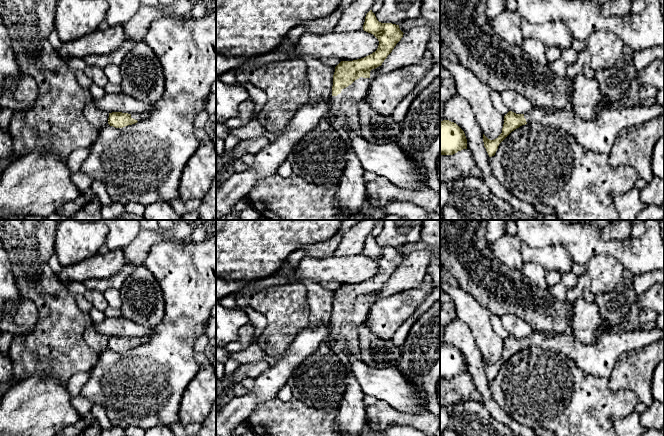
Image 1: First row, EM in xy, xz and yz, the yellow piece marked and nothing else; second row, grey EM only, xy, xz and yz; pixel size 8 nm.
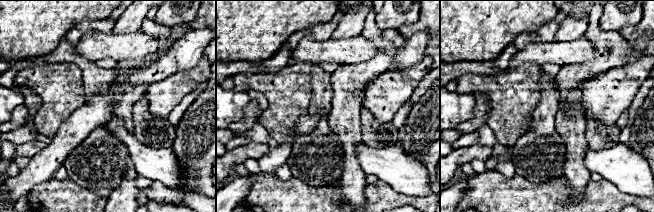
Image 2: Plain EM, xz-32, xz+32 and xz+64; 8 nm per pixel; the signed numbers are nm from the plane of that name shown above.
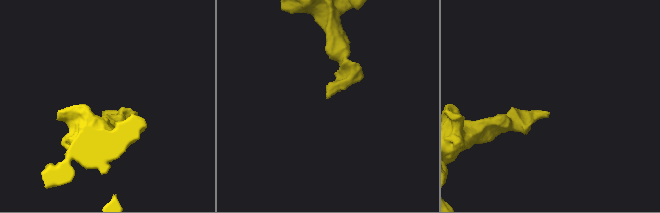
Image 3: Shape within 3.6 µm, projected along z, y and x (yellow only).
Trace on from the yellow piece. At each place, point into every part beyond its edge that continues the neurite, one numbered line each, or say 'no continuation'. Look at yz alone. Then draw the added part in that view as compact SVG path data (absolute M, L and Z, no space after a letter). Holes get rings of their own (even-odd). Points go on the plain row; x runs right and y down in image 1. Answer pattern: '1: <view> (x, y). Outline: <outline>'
1: yz (598, 359). Outline: M655 327L652 330L640 329L624 333L609 332L605 335L602 335L594 344L583 344L580 341L578 341L573 335L555 334L551 336L548 333L541 333L541 332L534 332L529 337L524 338L524 342L526 343L527 347L538 346L546 350L563 352L564 354L568 355L577 364L577 366L582 370L584 370L585 372L590 373L595 377L609 378L618 357L622 353L630 350L638 350L650 343L656 342L663 338L664 338L664 330Z

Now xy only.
1: xy (141, 340). Outline: M134 337L131 338L131 342L137 344L138 346L143 345L147 341L146 337Z

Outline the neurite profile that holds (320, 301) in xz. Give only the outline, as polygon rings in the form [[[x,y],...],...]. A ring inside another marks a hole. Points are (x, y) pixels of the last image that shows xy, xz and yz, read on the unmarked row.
[[[287,261],[280,269],[280,272],[288,283],[300,283],[307,288],[310,310],[309,326],[313,328],[319,324],[330,323],[335,291],[326,290],[319,283],[312,282],[307,278],[297,278],[295,271],[296,267]]]

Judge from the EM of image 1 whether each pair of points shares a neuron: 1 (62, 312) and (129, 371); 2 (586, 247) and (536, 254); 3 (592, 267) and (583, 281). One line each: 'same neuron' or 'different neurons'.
1: different neurons
2: different neurons
3: different neurons

